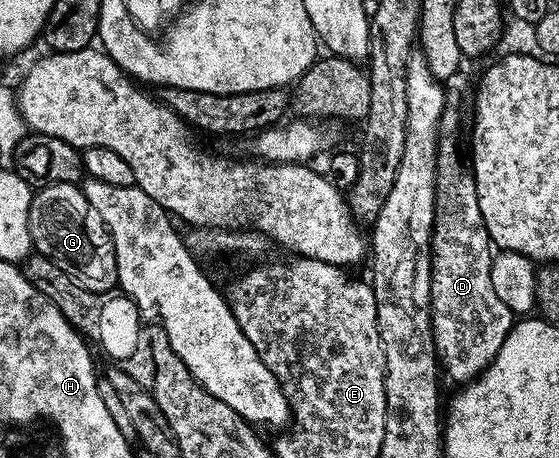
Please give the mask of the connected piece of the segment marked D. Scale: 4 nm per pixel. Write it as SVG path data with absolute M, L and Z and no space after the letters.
M448 91L445 96L446 107L443 109L443 116L439 119L439 154L437 157L437 167L435 169L435 231L431 233L431 333L435 339L435 350L437 359L441 365L442 371L447 372L456 380L456 385L463 386L481 375L482 372L497 358L497 350L505 342L505 338L510 334L513 327L513 313L501 298L497 298L497 290L493 290L493 278L491 277L491 262L493 259L493 245L491 235L487 232L485 222L481 218L481 206L477 202L477 190L475 189L475 177L469 171L468 165L459 157L459 148L455 145L455 131L459 128L459 112L455 107L459 104L459 96L455 92Z

